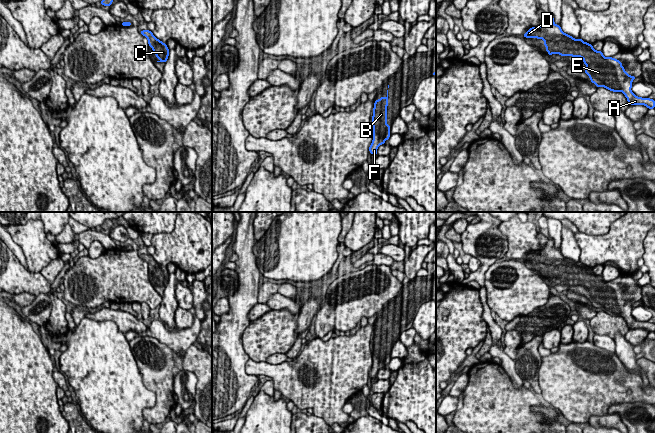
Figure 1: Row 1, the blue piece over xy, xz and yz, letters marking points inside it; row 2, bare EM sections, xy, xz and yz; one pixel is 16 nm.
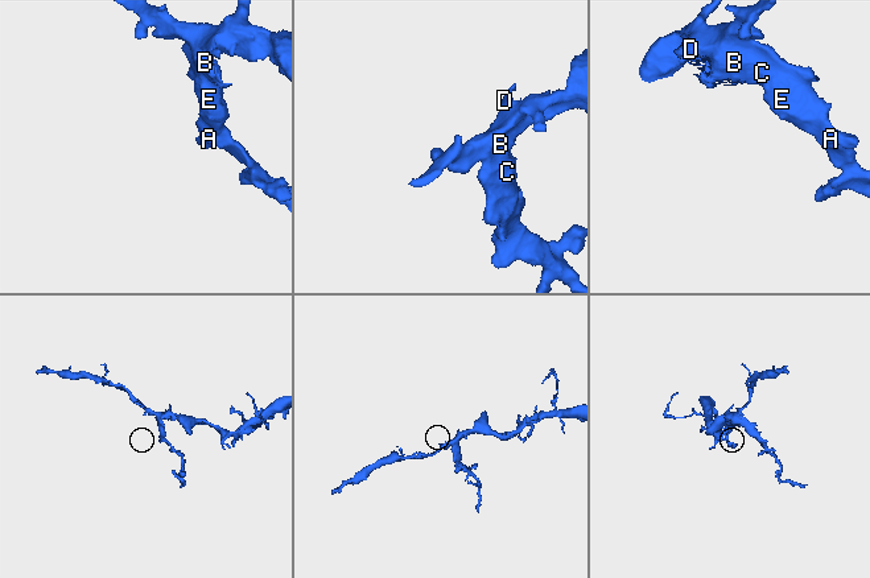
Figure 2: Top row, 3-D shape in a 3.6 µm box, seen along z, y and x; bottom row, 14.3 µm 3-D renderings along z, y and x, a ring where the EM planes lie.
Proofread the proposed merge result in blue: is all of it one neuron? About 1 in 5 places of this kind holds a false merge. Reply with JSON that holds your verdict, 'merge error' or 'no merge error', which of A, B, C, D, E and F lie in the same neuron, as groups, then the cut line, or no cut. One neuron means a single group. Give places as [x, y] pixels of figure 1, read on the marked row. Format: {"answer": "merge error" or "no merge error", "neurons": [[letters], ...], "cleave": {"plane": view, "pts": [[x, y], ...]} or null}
{"answer": "no merge error", "neurons": [["A", "B", "C", "D", "E", "F"]], "cleave": null}

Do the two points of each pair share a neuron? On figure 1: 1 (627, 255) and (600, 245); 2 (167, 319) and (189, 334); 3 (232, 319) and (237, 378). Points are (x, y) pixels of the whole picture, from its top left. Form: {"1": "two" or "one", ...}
{"1": "one", "2": "two", "3": "one"}

